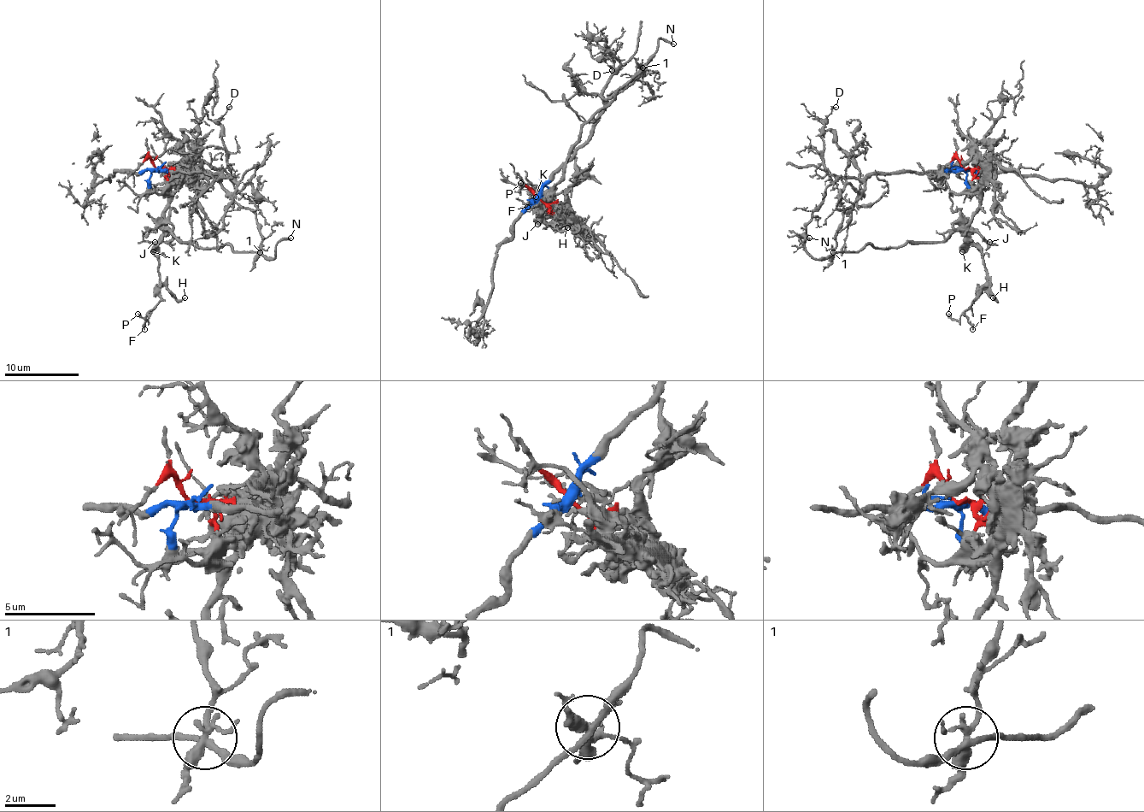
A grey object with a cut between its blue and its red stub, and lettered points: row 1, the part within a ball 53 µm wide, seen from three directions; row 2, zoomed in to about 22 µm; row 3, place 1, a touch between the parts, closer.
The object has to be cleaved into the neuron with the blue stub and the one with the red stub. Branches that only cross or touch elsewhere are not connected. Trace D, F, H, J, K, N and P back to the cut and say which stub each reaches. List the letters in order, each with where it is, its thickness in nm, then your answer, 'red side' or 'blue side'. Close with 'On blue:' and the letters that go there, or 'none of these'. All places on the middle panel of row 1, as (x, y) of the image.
D: (612, 70) | 180 nm | blue side
F: (527, 207) | 280 nm | red side
H: (567, 227) | 150 nm | red side
J: (537, 224) | 160 nm | red side
K: (536, 197) | 400 nm | red side
N: (673, 44) | 200 nm | red side
P: (520, 183) | 200 nm | red side
On blue: D

